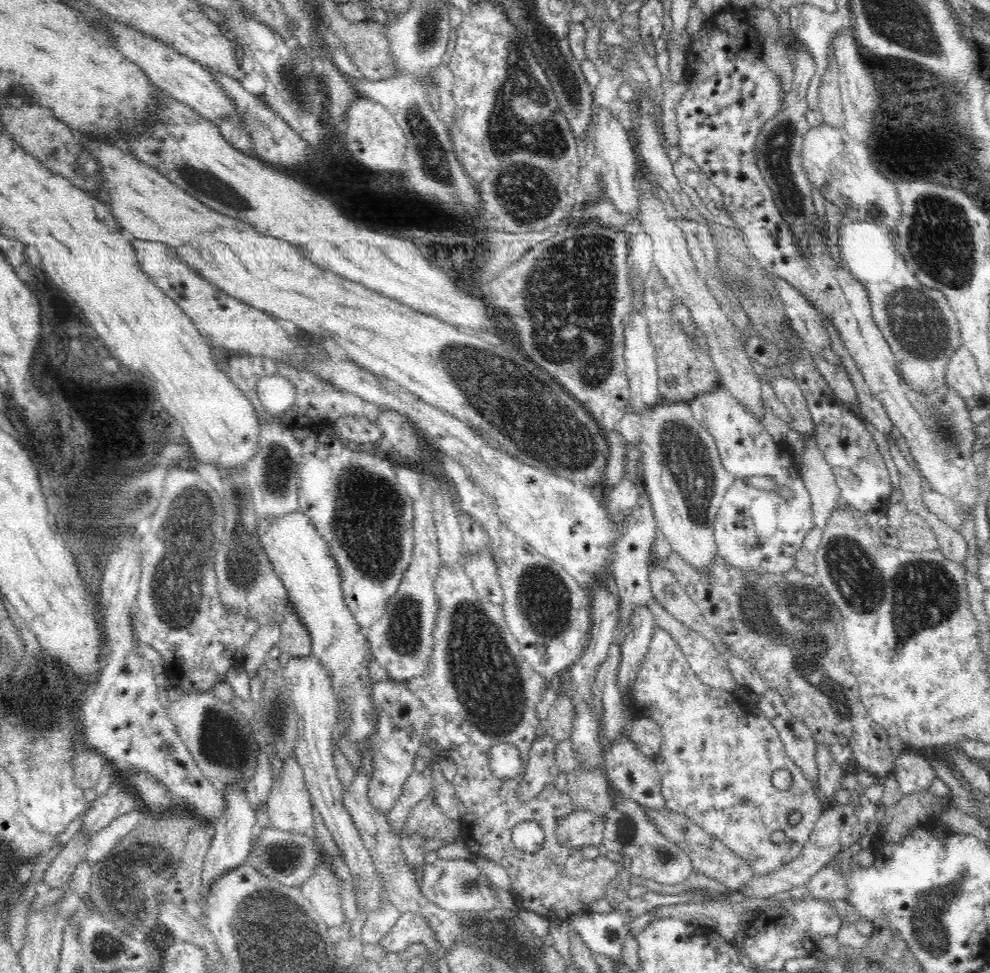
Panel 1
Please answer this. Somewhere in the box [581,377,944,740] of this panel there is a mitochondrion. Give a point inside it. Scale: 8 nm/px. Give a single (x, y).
(797, 617)

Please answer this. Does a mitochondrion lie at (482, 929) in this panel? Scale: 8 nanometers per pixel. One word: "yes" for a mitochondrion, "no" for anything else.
yes

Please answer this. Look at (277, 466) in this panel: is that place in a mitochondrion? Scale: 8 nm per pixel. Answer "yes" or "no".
yes

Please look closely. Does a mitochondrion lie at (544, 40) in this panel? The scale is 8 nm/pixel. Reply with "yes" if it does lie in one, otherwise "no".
yes

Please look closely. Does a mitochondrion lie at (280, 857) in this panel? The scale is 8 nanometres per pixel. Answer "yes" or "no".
yes

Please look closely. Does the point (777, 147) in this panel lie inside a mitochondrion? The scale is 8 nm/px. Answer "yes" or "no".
yes

